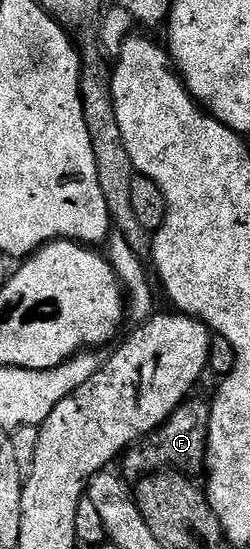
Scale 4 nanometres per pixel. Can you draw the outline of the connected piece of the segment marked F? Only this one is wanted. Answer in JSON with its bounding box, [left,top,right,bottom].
[121,399,211,478]

